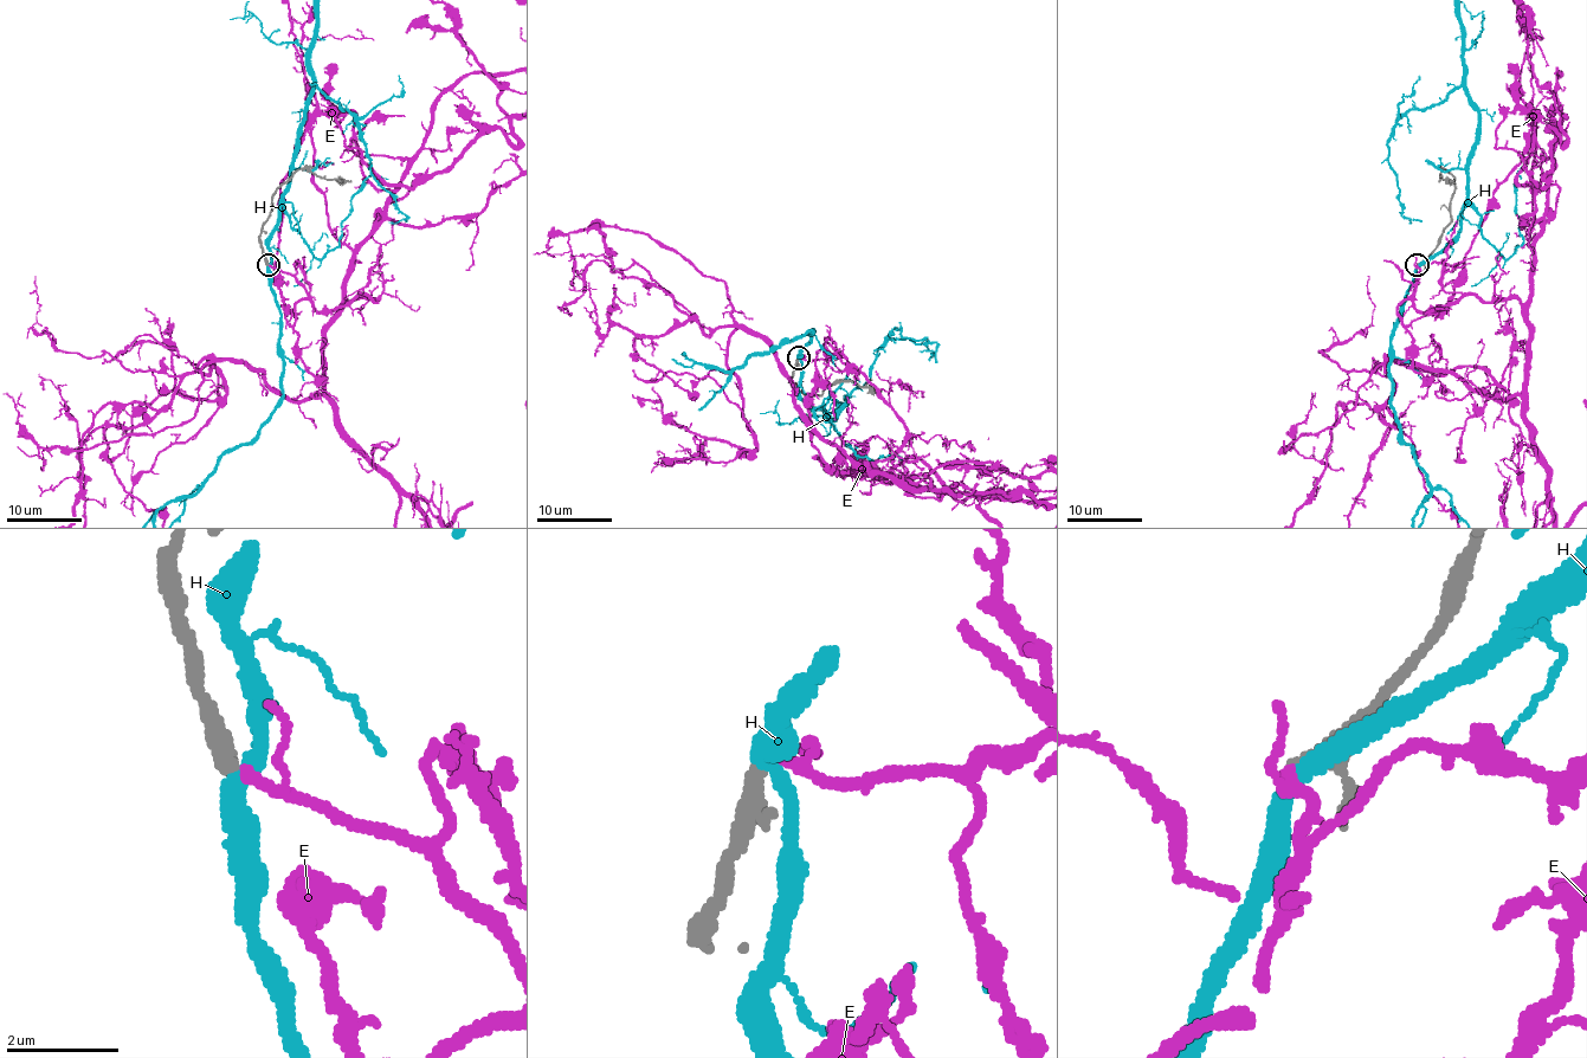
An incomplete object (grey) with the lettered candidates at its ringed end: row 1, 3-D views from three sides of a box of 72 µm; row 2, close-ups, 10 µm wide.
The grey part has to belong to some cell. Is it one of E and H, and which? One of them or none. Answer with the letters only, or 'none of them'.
E

